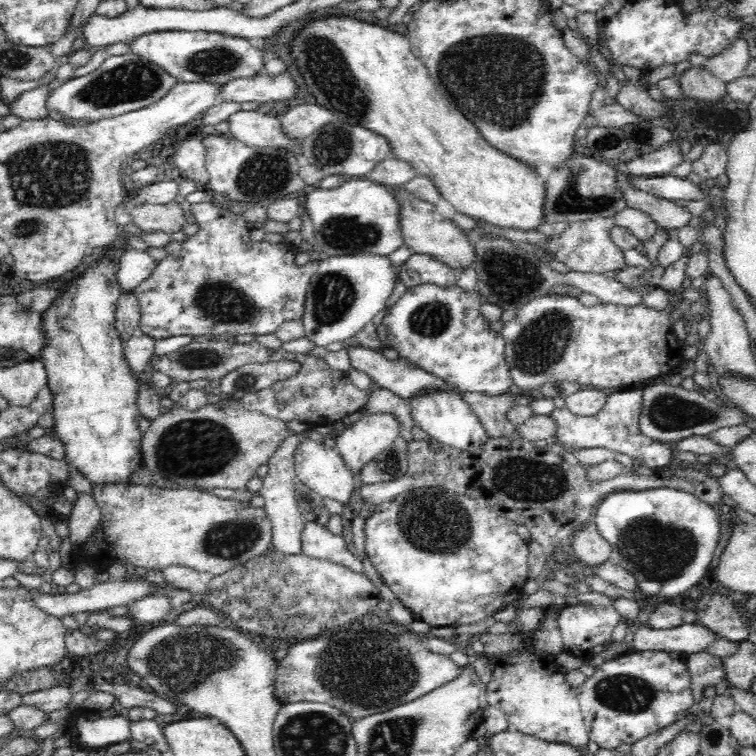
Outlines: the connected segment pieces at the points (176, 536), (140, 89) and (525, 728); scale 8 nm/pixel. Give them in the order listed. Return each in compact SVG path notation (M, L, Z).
M121 483L120 485L94 485L92 486L92 496L98 506L100 506L101 516L98 526L92 530L94 535L94 541L98 545L98 554L92 554L85 548L85 542L82 542L74 550L74 561L79 562L90 562L97 572L107 571L109 567L116 563L121 563L125 566L125 563L132 565L133 567L142 567L148 570L162 570L168 566L188 566L197 572L208 572L213 575L222 575L228 573L231 569L235 569L236 566L244 565L250 561L255 560L257 557L262 556L268 551L268 544L272 544L272 526L270 516L265 511L265 508L257 508L252 506L250 502L246 500L228 500L228 498L218 498L212 491L201 492L200 489L168 489L166 487L153 486L141 486L136 484Z
M137 54L109 55L98 69L86 76L70 79L55 89L48 96L46 109L48 112L56 110L64 119L76 122L114 118L159 102L176 84L178 79L167 70Z
M515 617L507 624L508 633L520 637L522 650L498 658L492 680L486 684L488 705L506 714L512 730L541 741L564 743L574 748L586 746L589 738L577 690L566 681L563 669L555 662L555 655L538 650L533 645L535 630L522 631L515 624Z

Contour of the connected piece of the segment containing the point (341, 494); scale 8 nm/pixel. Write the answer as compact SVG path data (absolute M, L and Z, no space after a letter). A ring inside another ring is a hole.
M306 440L300 442L293 458L295 478L313 493L318 494L322 499L330 498L346 506L352 502L352 496L355 495L353 472L348 469L335 448L314 442L314 440Z

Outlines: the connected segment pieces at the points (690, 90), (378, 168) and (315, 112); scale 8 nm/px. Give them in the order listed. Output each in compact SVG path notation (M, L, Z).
M692 65L683 72L680 80L676 80L686 97L716 102L727 95L727 84L705 70L704 66Z
M393 156L379 162L364 178L372 178L372 182L390 187L400 187L416 176L413 166Z
M300 104L292 106L282 116L283 129L289 137L302 141L335 117L332 111L320 104Z

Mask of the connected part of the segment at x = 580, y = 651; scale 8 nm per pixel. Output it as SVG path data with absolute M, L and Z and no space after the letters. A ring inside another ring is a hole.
M569 600L568 604L562 607L557 619L565 653L578 656L583 660L606 650L614 642L612 640L614 627L622 621L621 614L612 605L589 605L574 600Z

